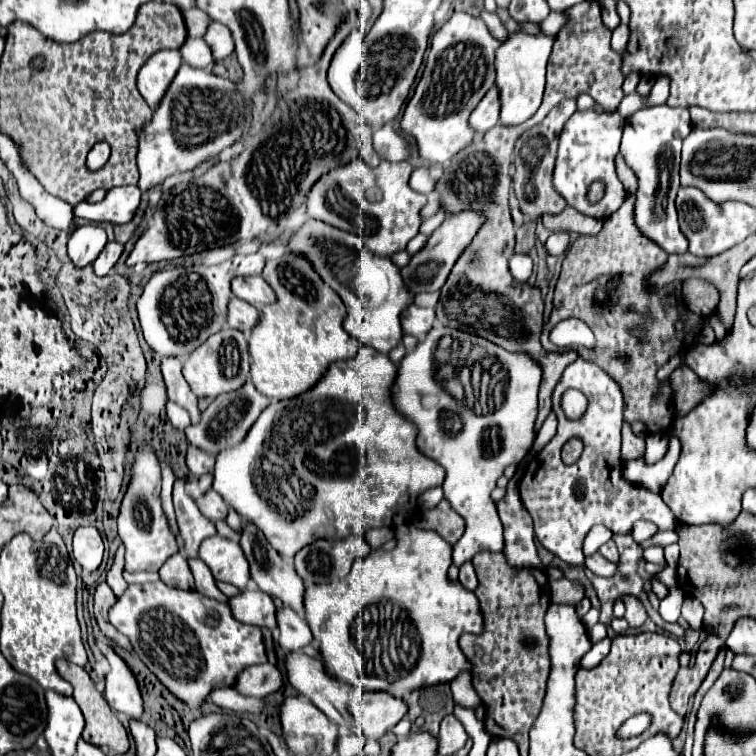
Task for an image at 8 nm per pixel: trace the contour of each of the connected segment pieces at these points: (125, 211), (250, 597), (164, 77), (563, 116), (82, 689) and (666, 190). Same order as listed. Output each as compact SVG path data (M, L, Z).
M121 185L107 191L101 203L87 203L81 201L73 211L75 215L91 221L91 223L127 223L133 219L139 207L141 191L137 185Z
M245 589L229 597L229 607L231 607L233 617L241 623L249 623L255 627L267 627L267 629L277 627L275 605L271 597L263 591Z
M161 50L147 61L147 67L139 71L137 87L151 109L157 107L157 103L161 101L161 95L173 81L179 65L181 65L179 50Z
M561 101L539 125L525 131L515 143L515 151L513 151L513 163L515 163L513 189L515 189L517 201L519 201L521 213L531 221L541 219L545 213L559 215L565 209L561 195L557 195L557 191L553 189L551 175L553 175L555 157L557 157L559 135L561 135L563 123L573 115L573 109L575 109L575 101Z
M57 659L55 667L57 667L57 673L73 685L73 699L77 701L77 705L81 707L83 717L85 717L83 739L89 741L91 745L107 747L107 749L111 749L111 751L115 751L115 753L127 753L127 749L129 749L127 731L125 731L125 727L121 725L121 721L115 717L115 713L111 711L111 707L105 703L105 697L95 689L95 685L93 685L89 673L87 673L83 667L73 665L73 663L65 661L65 659Z
M657 105L657 107L645 107L631 115L623 129L623 141L621 141L621 155L625 163L635 171L637 177L637 191L635 191L635 225L653 243L657 243L665 253L669 255L683 255L687 253L687 239L681 235L679 223L677 223L677 211L675 211L675 195L679 191L679 155L681 155L681 143L691 133L691 121L687 109L671 109L669 105Z

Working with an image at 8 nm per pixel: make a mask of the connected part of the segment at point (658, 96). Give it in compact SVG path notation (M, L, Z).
M659 75L659 77L655 79L655 85L653 85L651 93L649 93L647 103L649 103L649 105L655 105L655 103L665 103L665 101L667 101L667 95L669 95L669 77Z

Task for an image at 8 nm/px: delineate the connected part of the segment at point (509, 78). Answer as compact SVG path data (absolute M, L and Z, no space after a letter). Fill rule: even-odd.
M523 31L509 33L505 41L501 41L495 51L495 85L501 97L501 123L503 125L519 125L529 119L541 105L543 89L545 89L545 65L549 59L549 51L553 45L553 37L545 35L529 35Z

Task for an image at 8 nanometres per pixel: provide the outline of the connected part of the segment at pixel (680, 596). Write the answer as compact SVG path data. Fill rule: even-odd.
M671 587L667 597L661 599L661 607L659 607L659 613L665 621L677 621L679 619L679 613L681 613L681 603L685 599L685 593L681 587Z

